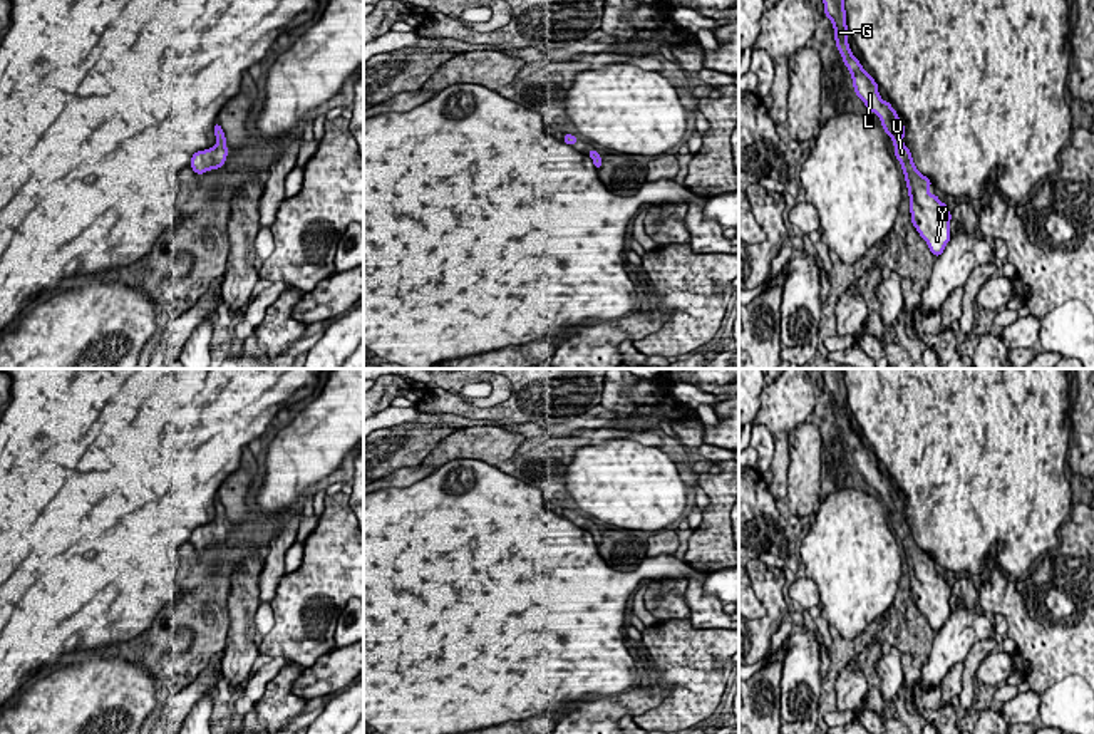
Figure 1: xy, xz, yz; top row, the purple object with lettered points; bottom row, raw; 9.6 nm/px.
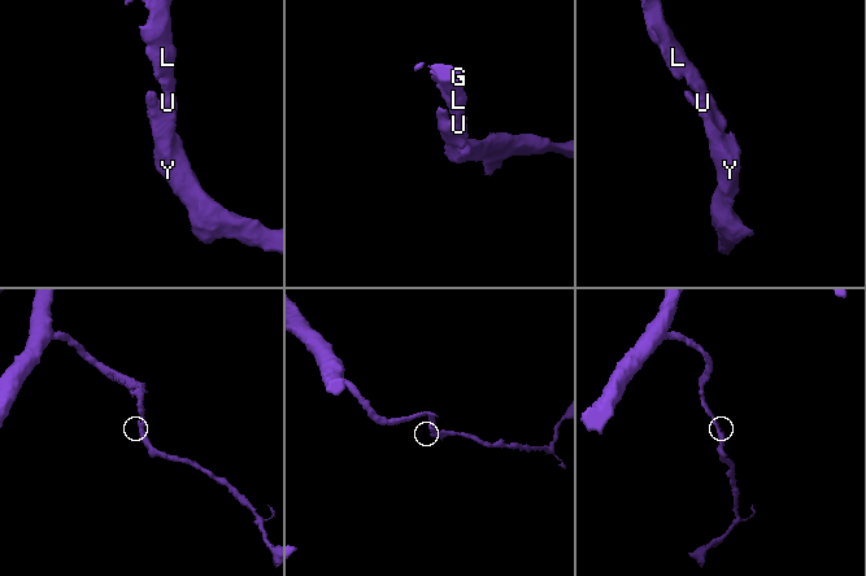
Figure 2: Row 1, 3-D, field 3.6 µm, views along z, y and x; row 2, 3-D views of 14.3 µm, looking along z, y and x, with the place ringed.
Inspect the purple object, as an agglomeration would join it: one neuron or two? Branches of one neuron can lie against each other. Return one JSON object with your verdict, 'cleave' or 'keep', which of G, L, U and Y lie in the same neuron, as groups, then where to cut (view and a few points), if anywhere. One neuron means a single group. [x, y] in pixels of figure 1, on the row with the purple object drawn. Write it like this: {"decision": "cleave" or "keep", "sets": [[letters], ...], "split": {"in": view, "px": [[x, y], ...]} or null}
{"decision": "keep", "sets": [["G", "L", "U", "Y"]], "split": null}

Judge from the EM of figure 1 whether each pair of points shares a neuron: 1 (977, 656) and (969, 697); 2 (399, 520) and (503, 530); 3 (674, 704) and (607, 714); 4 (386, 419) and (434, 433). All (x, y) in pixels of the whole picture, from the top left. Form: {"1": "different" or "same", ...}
{"1": "same", "2": "same", "3": "different", "4": "different"}

